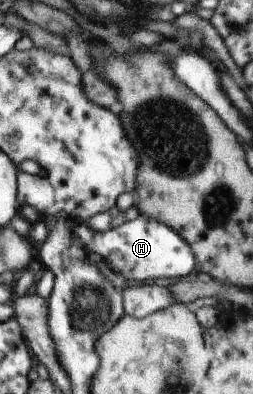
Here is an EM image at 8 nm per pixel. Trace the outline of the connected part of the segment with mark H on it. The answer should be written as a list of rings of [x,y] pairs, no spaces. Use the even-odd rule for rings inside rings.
[[[139,215],[105,232],[91,231],[83,223],[74,226],[73,235],[81,240],[87,253],[99,254],[113,268],[113,273],[131,281],[171,279],[189,275],[195,270],[195,256],[184,238],[168,225]]]

